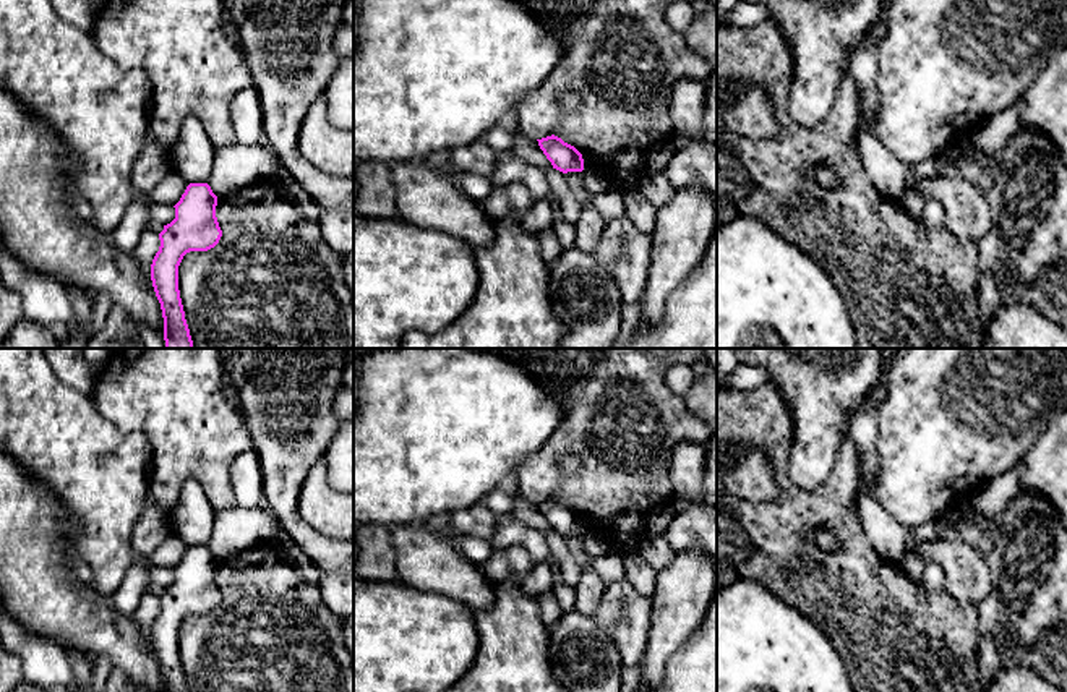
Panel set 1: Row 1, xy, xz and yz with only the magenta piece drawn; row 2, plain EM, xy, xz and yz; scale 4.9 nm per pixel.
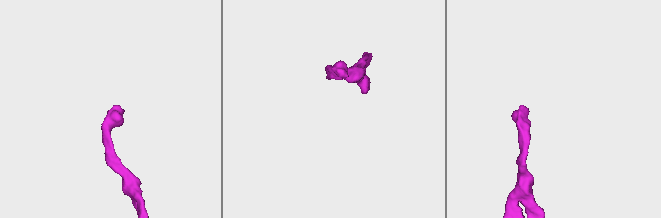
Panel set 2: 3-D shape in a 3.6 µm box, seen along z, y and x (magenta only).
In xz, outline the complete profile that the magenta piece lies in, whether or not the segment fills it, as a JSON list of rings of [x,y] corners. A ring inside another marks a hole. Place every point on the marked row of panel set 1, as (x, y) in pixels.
[[[551,135],[537,141],[553,169],[563,173],[584,170],[582,154],[561,138]]]

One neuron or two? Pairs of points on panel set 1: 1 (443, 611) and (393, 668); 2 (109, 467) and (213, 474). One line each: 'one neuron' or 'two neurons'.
1: one neuron
2: two neurons

